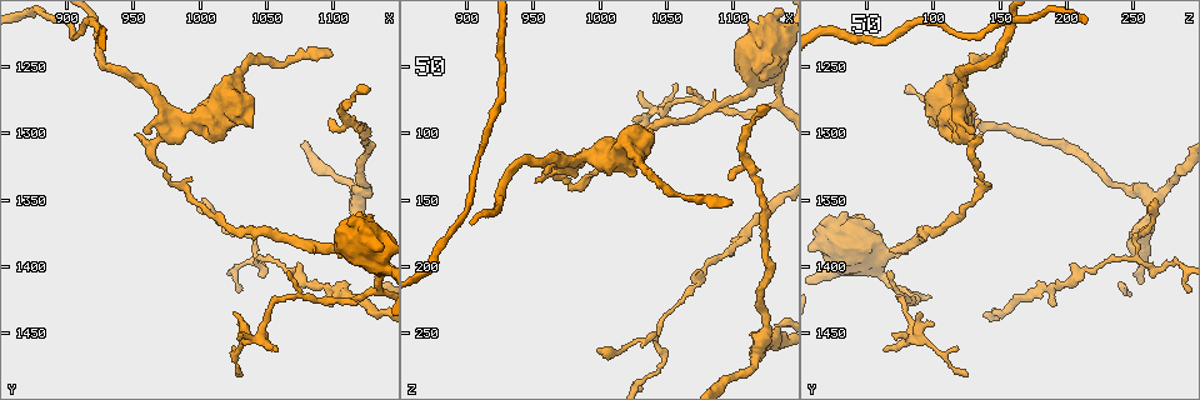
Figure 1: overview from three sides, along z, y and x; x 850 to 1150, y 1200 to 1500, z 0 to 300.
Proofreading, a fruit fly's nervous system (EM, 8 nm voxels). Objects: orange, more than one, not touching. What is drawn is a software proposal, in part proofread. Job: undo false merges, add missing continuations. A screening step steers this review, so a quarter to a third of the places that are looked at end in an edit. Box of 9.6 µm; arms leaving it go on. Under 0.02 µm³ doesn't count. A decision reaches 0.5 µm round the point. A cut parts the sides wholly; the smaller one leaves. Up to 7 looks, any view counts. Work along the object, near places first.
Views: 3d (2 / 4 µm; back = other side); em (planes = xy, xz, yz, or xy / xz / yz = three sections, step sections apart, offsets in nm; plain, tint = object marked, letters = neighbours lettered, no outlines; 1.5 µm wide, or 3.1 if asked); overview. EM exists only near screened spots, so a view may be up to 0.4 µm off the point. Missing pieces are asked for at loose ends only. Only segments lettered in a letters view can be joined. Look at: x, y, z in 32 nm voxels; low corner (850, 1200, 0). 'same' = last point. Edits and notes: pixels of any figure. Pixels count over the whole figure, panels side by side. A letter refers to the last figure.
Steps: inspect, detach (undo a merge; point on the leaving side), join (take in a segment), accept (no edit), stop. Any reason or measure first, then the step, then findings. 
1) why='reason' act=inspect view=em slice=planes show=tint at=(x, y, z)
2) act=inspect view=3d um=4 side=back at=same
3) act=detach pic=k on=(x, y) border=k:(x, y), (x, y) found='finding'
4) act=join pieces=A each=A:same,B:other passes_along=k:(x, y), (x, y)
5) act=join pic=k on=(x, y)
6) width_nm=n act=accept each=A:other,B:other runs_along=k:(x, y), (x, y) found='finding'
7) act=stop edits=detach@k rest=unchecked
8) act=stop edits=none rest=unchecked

why='tapers out' act=inspect view=3d um=4 at=(1126, 1266, 80)

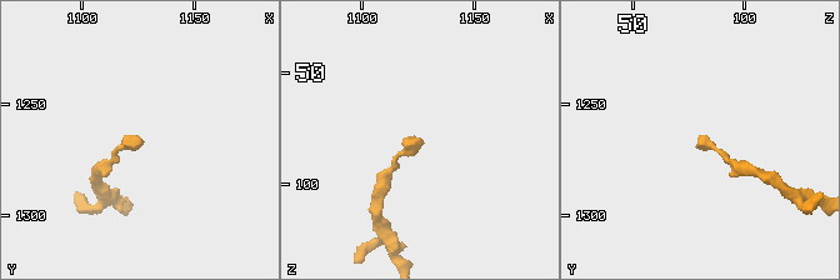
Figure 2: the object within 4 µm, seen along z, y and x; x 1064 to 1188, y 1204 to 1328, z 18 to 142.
why='shape alone is not enough' act=inspect view=em slice=xz step=4 show=tint at=(1126, 1265, 80)

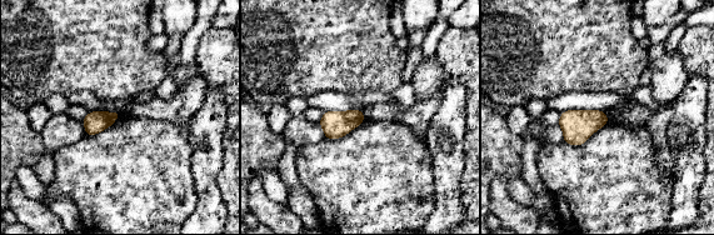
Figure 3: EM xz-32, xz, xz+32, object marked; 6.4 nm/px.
why='what lies round it' act=inspect view=em slice=xz step=4 show=letters at=same

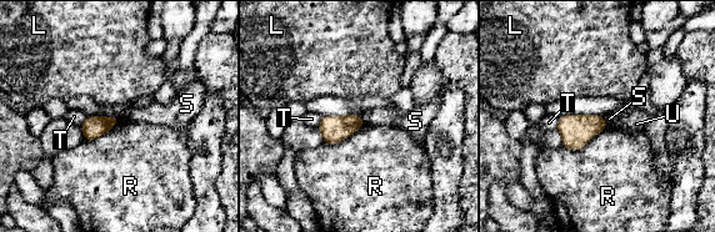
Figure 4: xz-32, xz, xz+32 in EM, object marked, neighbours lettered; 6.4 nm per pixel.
act=accept each=L:other,R:other,S:other,T:other,U:other found='no lettered segment goes on from it'

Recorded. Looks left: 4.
why='an open end' act=inspect view=3d um=2 at=(1096, 1242, 150)

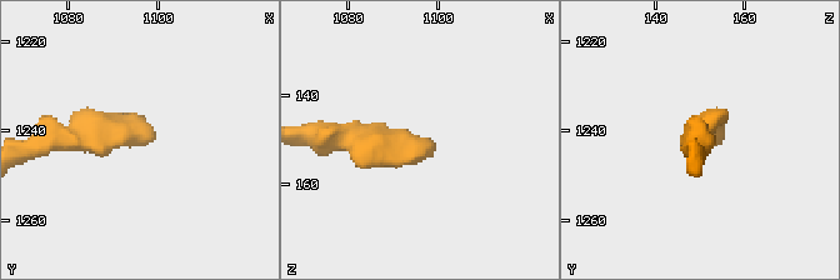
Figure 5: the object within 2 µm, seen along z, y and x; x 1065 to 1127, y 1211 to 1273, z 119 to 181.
act=inspect view=em slice=planes show=letters at=(1098, 1242, 150)

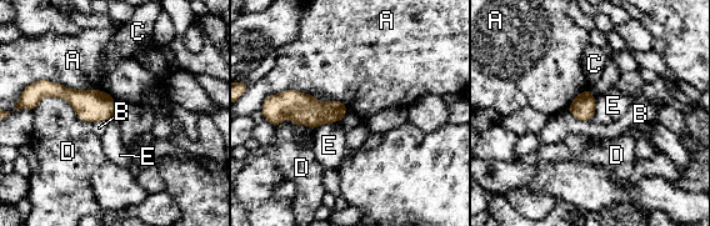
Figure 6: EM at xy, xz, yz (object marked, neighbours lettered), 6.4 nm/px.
act=accept each=A:other,B:other,C:other,D:other,E:other border=6:(568, 110), (575, 117), (590, 121) found='no lettered segment goes on from it'

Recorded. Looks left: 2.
why='branch stops here' act=inspect view=em slice=yz step=8 show=letters at=(1002, 1350, 268)

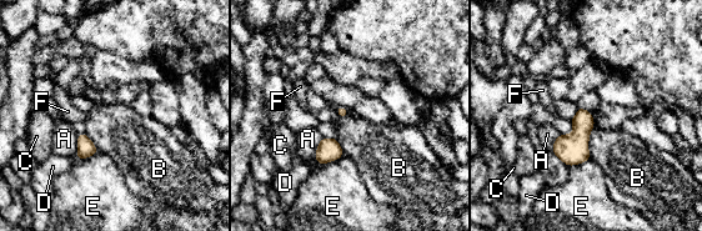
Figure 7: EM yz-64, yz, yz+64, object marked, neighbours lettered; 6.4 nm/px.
act=accept each=A:other,B:other,C:other,D:other,E:other,F:other found='no lettered segment goes on from it'

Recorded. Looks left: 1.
act=stop edits=none rest=unchecked

